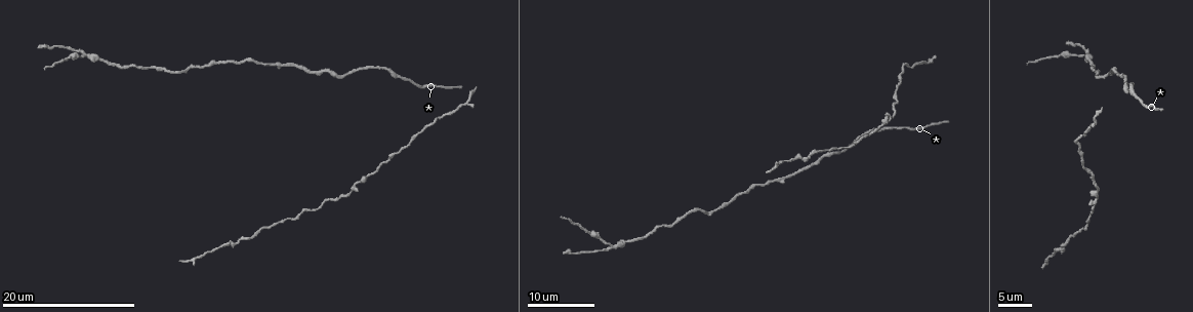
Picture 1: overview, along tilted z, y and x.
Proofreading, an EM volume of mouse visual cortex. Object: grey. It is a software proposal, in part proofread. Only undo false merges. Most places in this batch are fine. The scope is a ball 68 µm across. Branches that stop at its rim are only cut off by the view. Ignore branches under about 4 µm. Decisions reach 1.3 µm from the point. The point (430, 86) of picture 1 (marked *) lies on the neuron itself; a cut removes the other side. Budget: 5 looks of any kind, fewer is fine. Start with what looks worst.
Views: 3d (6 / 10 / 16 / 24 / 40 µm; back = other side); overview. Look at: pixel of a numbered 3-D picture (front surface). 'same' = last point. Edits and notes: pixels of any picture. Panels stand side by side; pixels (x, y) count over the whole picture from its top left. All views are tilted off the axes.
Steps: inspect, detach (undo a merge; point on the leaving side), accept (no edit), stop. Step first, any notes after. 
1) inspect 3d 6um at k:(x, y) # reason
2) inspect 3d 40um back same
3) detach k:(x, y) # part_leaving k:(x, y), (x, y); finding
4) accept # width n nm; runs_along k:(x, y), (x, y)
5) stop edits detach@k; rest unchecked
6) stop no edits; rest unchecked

inspect 3d 16um at 1:(608, 246)

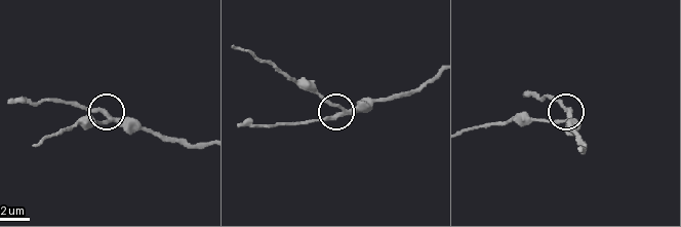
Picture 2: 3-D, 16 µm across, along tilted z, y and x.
inspect 3d 6um at 2:(108, 118)

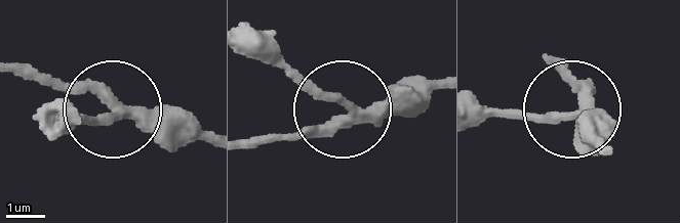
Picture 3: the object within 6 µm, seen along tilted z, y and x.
inspect 3d 6um back at 3:(112, 105) # from behind

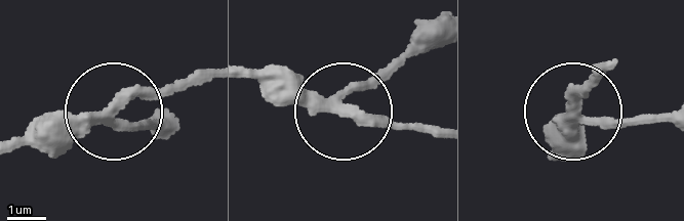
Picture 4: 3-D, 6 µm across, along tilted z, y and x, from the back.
accept # width 260 nm; runs_along 4:(25, 144), (72, 142), (132, 99), (207, 78); one neuron here

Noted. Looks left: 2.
inspect 3d 16um at 1:(224, 246)

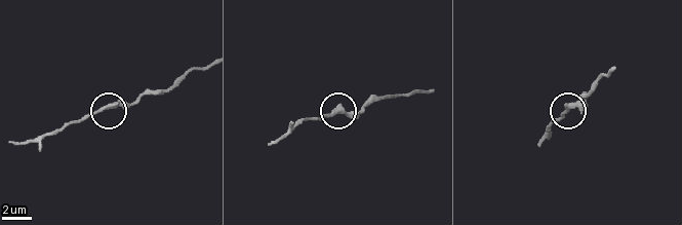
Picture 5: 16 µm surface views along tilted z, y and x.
inspect 3d 6um at 5:(332, 111)

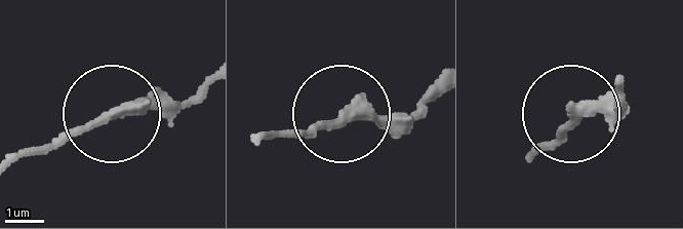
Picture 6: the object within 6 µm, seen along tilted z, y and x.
accept # runs_along 6:(198, 89), (133, 101), (17, 152); all the same neuron

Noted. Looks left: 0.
stop no edits; rest unchecked

